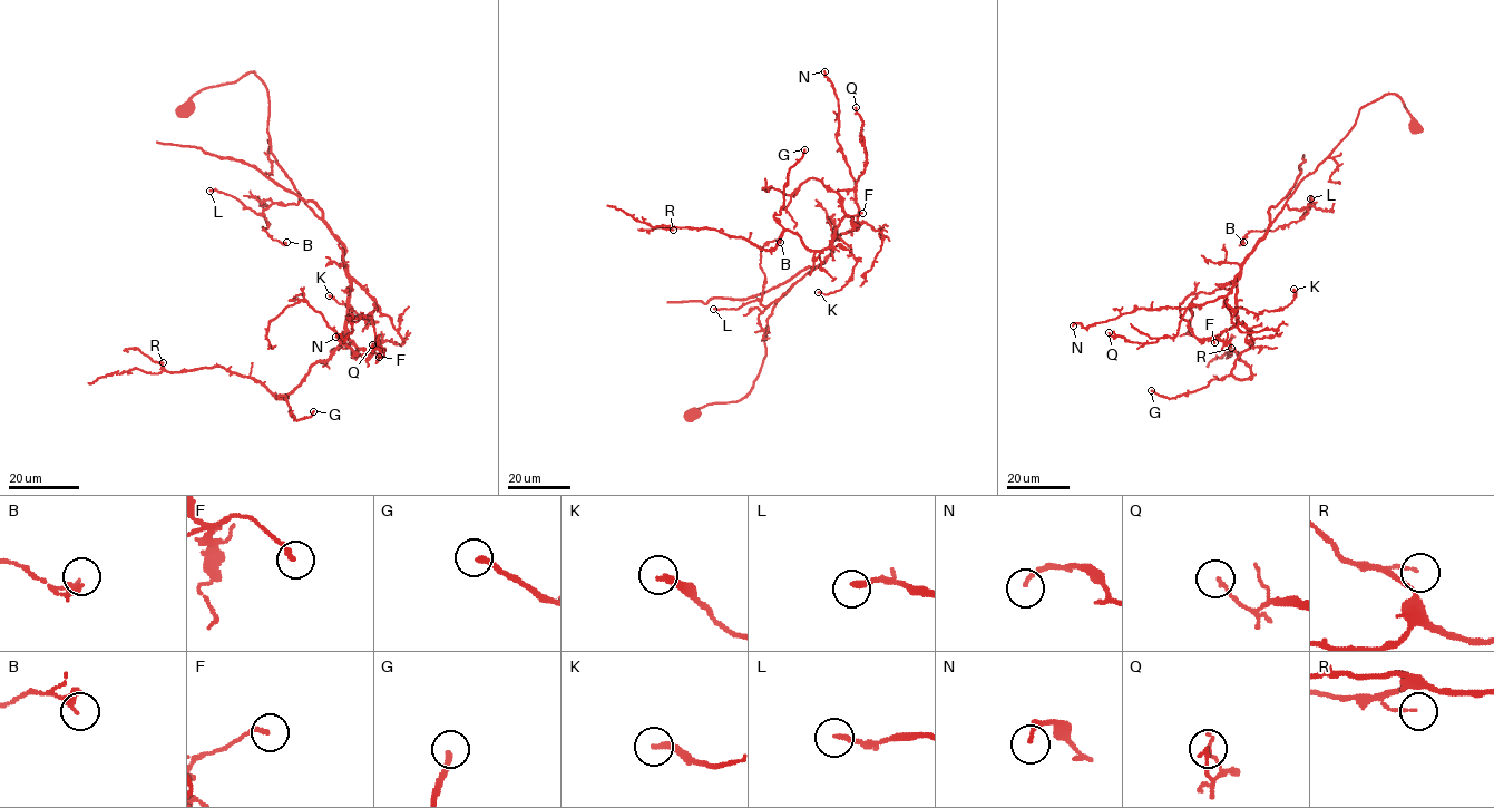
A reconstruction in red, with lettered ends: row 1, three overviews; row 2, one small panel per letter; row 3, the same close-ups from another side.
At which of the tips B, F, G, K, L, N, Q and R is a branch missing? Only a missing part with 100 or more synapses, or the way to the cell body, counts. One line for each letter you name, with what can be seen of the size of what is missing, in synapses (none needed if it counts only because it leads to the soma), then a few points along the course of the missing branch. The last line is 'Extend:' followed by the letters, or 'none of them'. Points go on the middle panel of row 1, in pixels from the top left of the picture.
Extend: none of them

